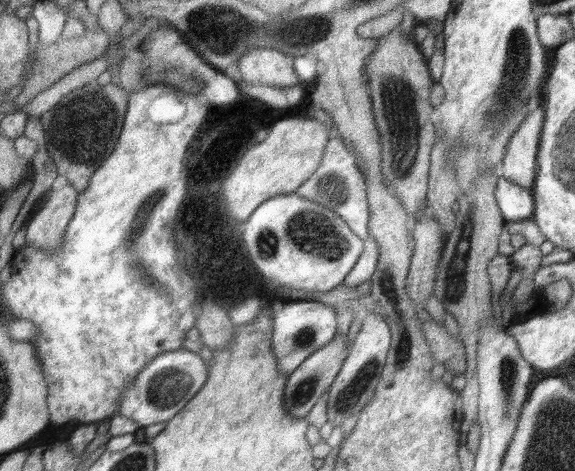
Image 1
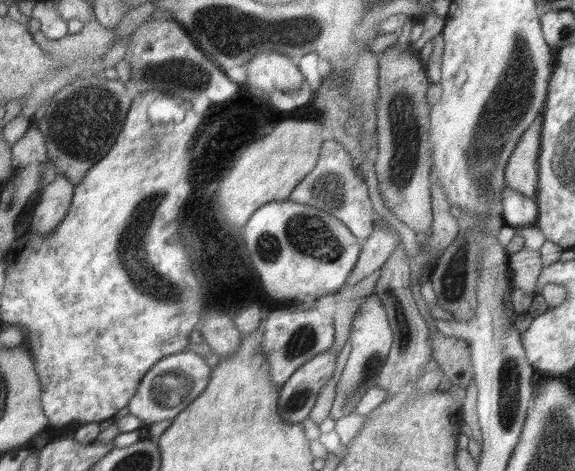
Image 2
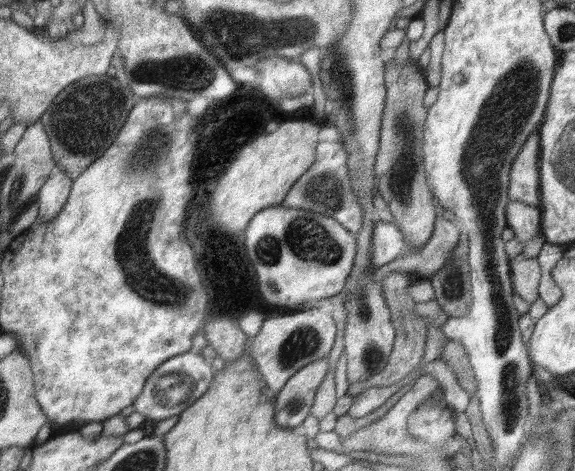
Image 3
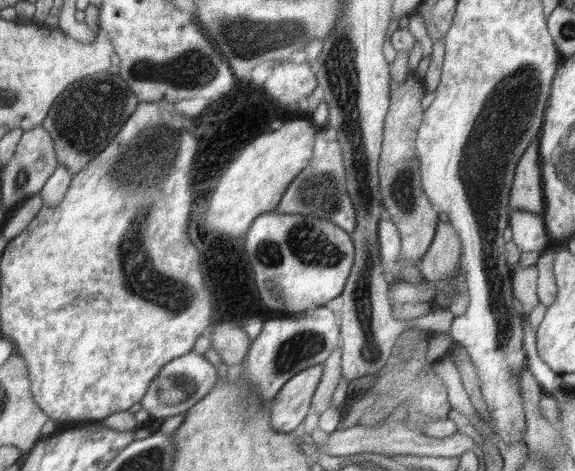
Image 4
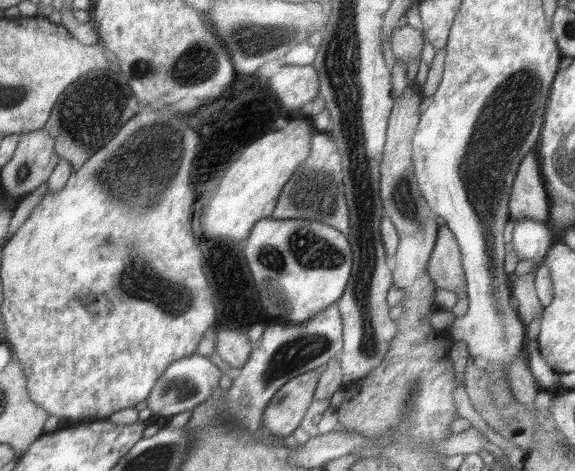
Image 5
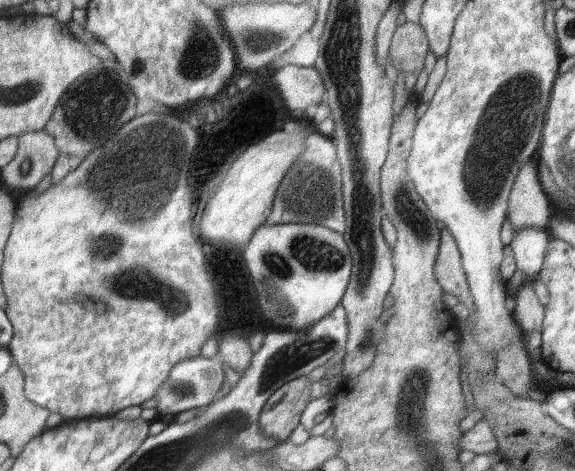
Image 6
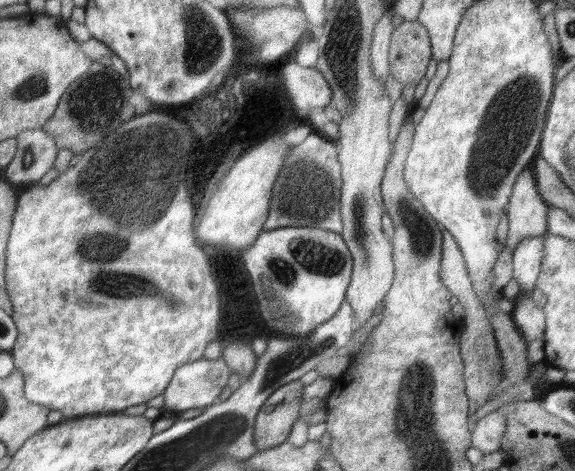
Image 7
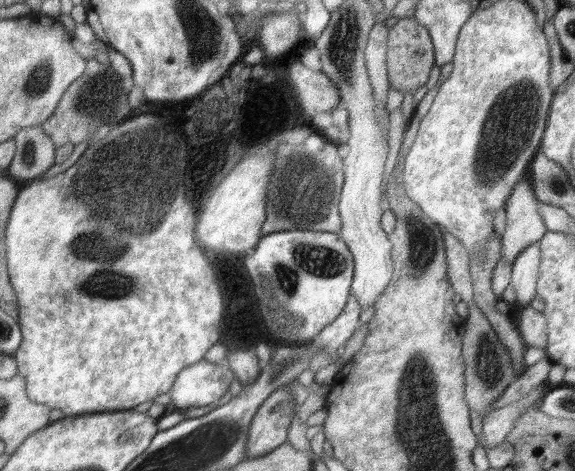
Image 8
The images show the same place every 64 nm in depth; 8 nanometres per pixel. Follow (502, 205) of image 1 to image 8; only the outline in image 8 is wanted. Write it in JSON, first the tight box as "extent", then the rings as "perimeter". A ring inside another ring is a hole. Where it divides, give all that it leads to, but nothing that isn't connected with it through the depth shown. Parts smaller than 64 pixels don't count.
{"extent":[511,242,541,310],"perimeter":[[[534,242],[530,246],[526,246],[526,250],[522,250],[514,259],[512,265],[511,285],[517,294],[517,303],[521,310],[532,304],[532,299],[537,293],[537,280],[539,277],[539,268],[541,263],[540,242]]]}

